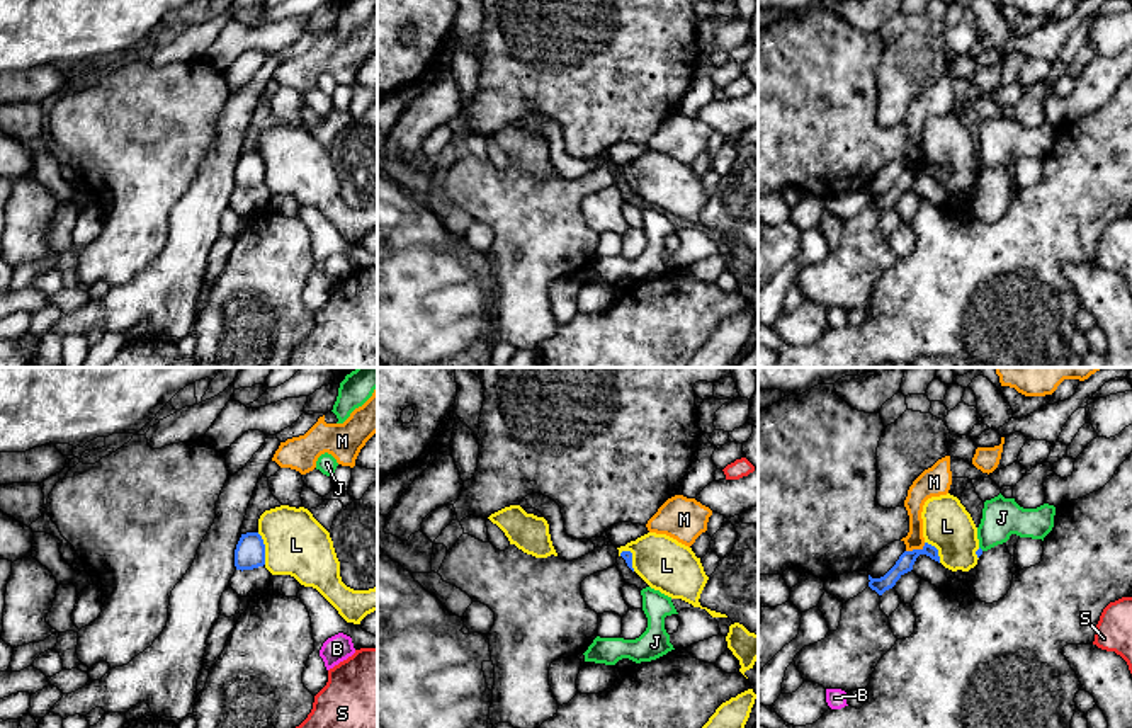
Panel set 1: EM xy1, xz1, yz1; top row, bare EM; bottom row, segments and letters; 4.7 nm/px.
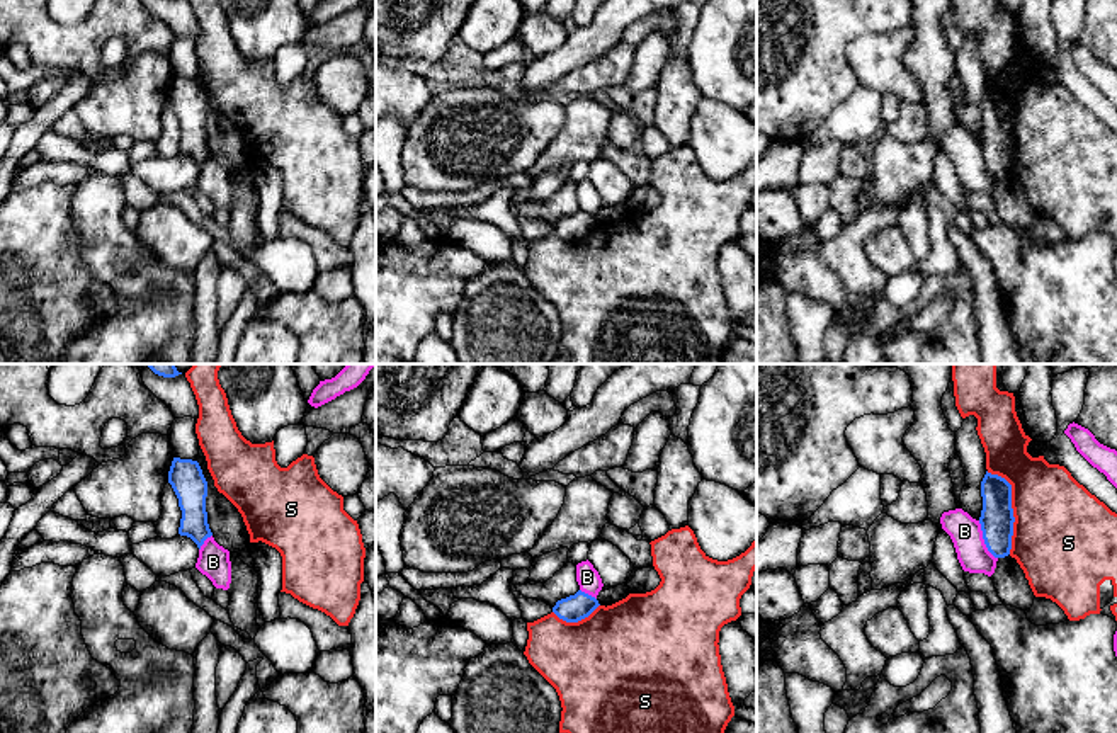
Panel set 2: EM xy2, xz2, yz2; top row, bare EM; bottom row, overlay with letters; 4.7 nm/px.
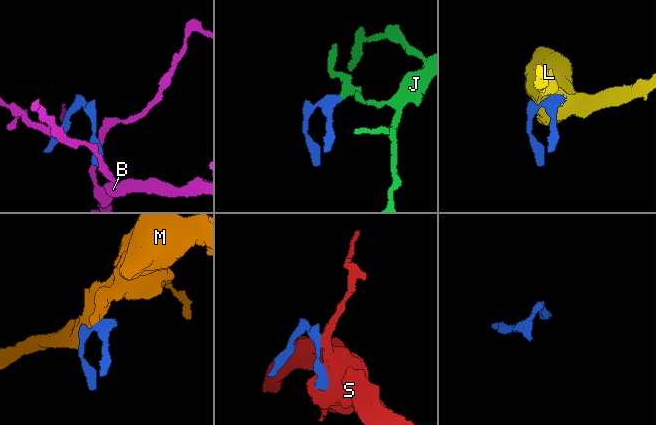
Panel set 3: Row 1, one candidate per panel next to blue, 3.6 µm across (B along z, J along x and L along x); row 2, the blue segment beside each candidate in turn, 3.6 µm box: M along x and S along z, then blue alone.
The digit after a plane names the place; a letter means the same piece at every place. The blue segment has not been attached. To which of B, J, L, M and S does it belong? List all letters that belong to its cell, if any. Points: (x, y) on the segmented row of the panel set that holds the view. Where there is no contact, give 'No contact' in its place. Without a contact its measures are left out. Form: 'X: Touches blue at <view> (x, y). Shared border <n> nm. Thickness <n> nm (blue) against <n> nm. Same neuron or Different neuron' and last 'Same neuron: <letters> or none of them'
B: Touches blue at yz2 (983, 538). Shared border 200 nm. Thickness 160 nm (blue) against 150 nm. Different neuron
J: No contact. Same neuron
L: Touches blue at xy1 (264, 548). Shared border 160 nm. Thickness 140 nm (blue) against 300 nm. Different neuron
M: Touches blue at yz1 (915, 550). Shared border 100 nm. Thickness 80 nm (blue) against 90 nm. Different neuron
S: Touches blue at yz2 (1010, 507). Shared border 400 nm. Thickness 160 nm (blue) against 420 nm. Different neuron
Same neuron: J

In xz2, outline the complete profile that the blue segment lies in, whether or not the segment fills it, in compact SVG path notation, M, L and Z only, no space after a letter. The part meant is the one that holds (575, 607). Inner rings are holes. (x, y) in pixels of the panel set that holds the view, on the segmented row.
M578 590L575 595L558 600L553 612L566 622L578 622L588 617L598 605L595 597Z

